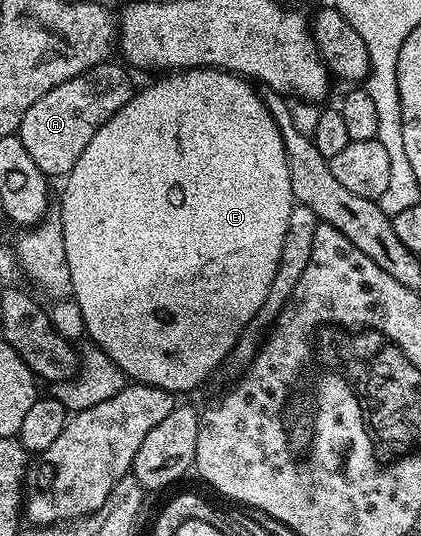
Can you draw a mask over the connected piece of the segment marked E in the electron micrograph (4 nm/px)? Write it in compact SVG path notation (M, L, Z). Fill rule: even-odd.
M201 66L194 70L177 70L167 76L157 78L160 79L157 82L150 83L145 90L137 89L133 93L132 99L122 108L118 108L118 112L114 112L114 116L110 116L110 120L101 124L98 132L94 132L94 140L90 140L90 144L86 144L82 156L78 156L74 168L63 179L64 191L60 194L58 217L62 224L64 243L66 244L66 264L70 264L70 284L72 285L70 294L82 312L87 337L92 337L93 340L91 341L103 350L109 360L113 361L133 383L162 388L170 391L174 396L181 396L180 394L186 393L187 390L198 389L223 362L229 361L232 349L236 347L236 341L251 327L252 318L258 312L258 308L262 308L262 304L266 300L266 292L270 292L270 284L274 284L274 272L278 272L278 256L282 256L282 240L286 237L286 223L290 220L294 199L290 188L288 157L286 156L286 148L282 144L280 129L274 120L274 116L270 116L257 87L251 81L241 78L238 74L229 74L227 70L214 70L210 66Z

